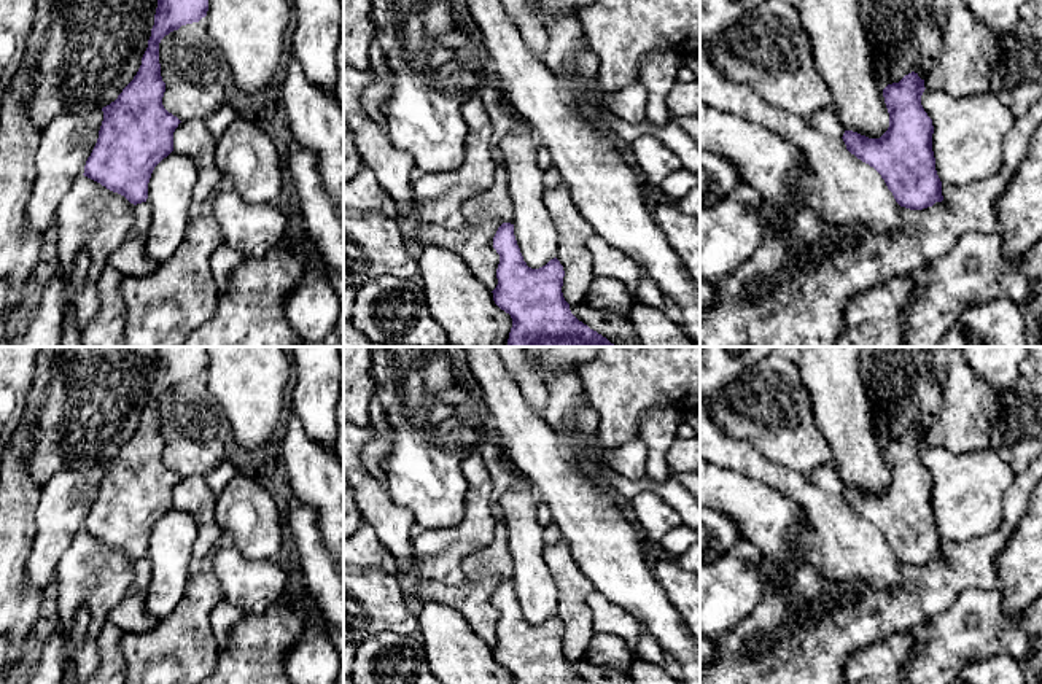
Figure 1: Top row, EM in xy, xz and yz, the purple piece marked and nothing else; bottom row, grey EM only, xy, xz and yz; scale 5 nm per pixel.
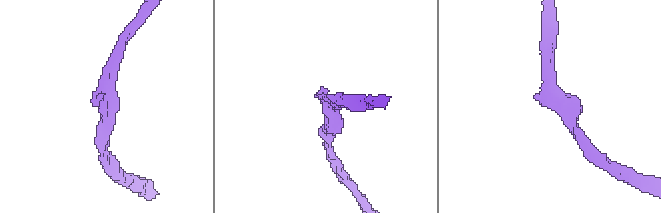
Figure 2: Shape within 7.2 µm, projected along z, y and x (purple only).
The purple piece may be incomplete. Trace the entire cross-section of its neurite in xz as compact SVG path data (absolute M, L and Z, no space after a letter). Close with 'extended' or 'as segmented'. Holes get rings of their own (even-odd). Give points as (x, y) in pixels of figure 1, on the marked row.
M503 223L495 237L493 248L500 255L496 269L498 285L492 291L495 304L511 315L512 328L506 347L614 347L606 337L579 321L565 301L562 286L565 270L557 258L539 269L523 261L514 235L514 224Z; as segmented

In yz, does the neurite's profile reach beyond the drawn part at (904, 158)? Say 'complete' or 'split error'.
complete

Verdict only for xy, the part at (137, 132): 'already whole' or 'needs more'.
already whole

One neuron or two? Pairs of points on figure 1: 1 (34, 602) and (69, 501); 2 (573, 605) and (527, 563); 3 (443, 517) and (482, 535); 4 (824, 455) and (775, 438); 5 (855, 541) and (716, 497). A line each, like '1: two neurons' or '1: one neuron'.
1: two neurons
2: two neurons
3: two neurons
4: one neuron
5: two neurons

